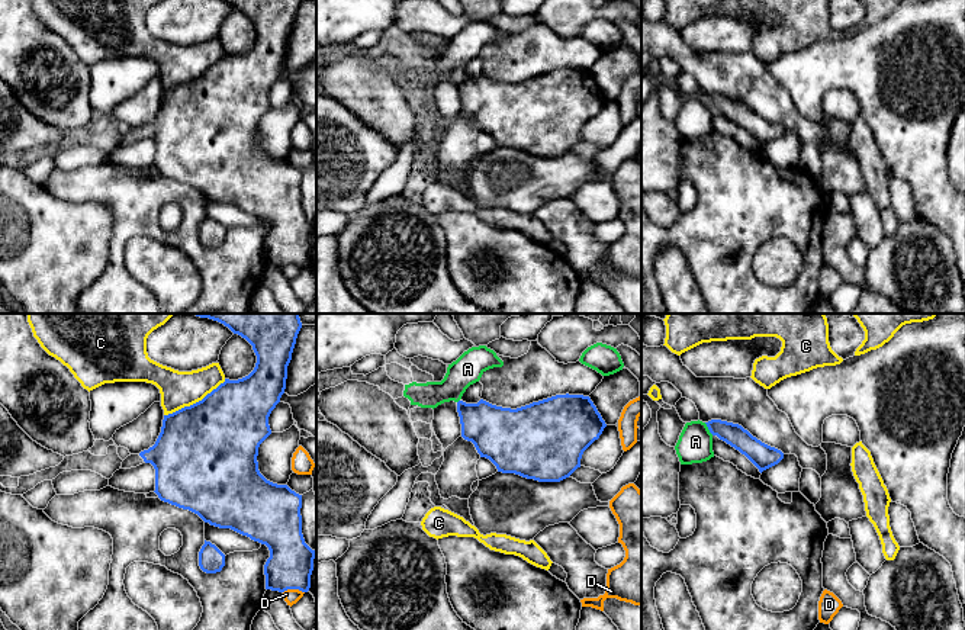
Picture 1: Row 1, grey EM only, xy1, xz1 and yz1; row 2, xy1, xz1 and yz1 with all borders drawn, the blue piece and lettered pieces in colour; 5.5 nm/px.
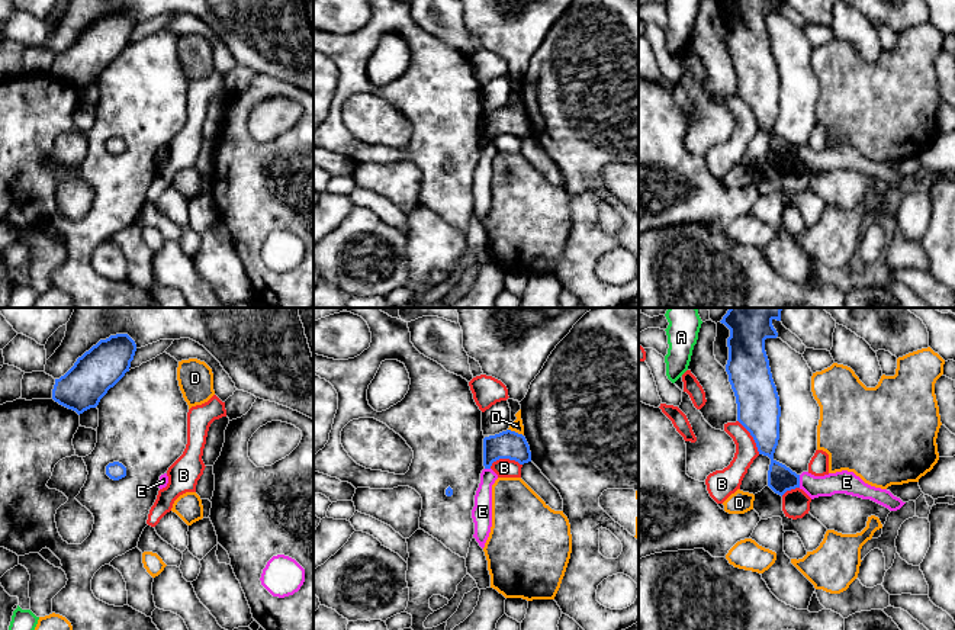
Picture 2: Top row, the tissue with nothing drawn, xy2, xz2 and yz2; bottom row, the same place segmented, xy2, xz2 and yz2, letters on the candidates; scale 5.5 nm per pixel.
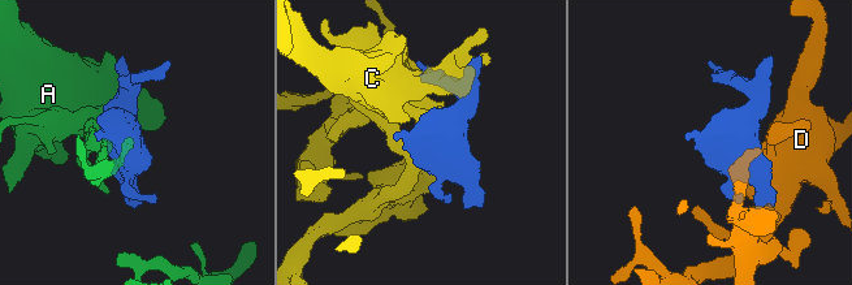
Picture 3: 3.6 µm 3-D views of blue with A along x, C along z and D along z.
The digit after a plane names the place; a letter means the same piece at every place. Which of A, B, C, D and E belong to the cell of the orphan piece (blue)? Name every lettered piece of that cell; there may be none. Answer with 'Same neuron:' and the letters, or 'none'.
Same neuron: none

